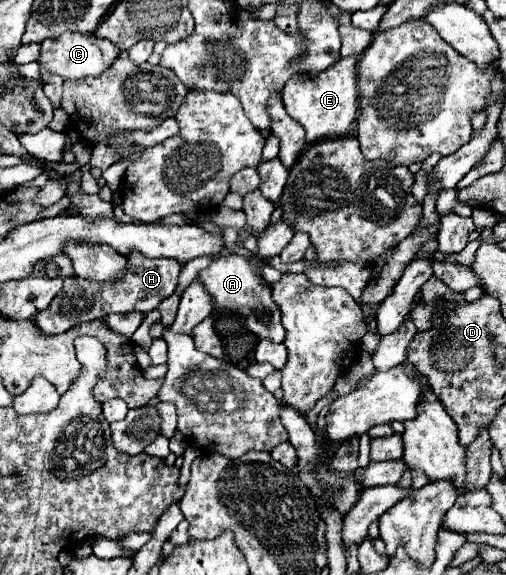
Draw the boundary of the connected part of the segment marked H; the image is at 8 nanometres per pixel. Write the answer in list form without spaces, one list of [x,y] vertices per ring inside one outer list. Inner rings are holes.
[[[128,254],[128,276],[124,276],[120,282],[88,282],[84,278],[64,278],[64,288],[56,298],[52,300],[52,306],[40,314],[34,322],[46,332],[46,334],[62,334],[70,330],[72,326],[78,326],[80,322],[90,322],[96,318],[104,318],[108,314],[126,314],[132,310],[150,312],[158,308],[158,304],[172,296],[178,284],[180,264],[174,258],[144,258],[142,254]]]

